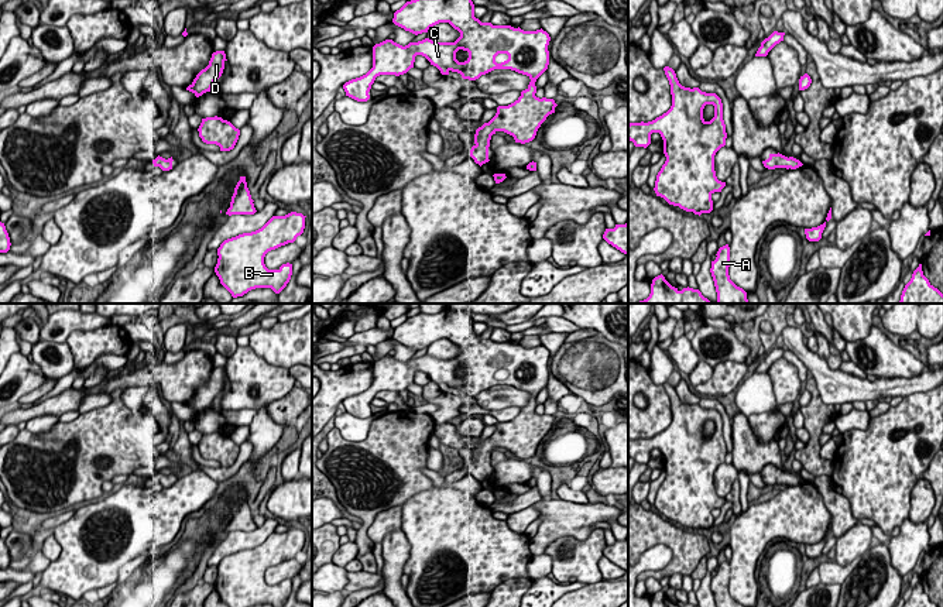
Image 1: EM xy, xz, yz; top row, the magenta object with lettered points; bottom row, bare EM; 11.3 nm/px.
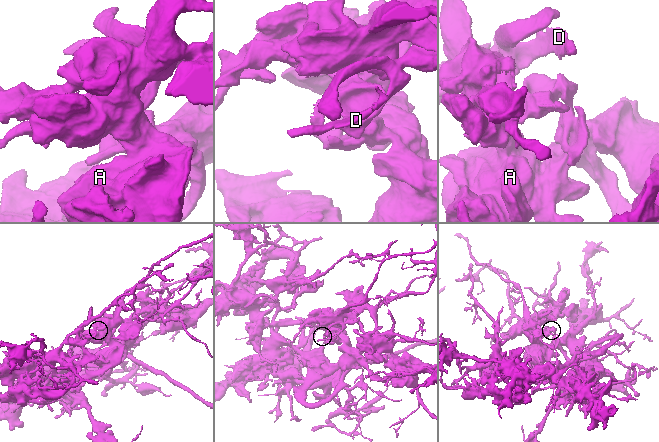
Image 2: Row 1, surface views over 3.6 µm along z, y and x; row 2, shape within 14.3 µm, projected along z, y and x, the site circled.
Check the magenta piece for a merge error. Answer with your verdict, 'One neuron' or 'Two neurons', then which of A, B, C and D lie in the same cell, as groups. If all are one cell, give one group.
Two neurons. Groups: A B C / D

